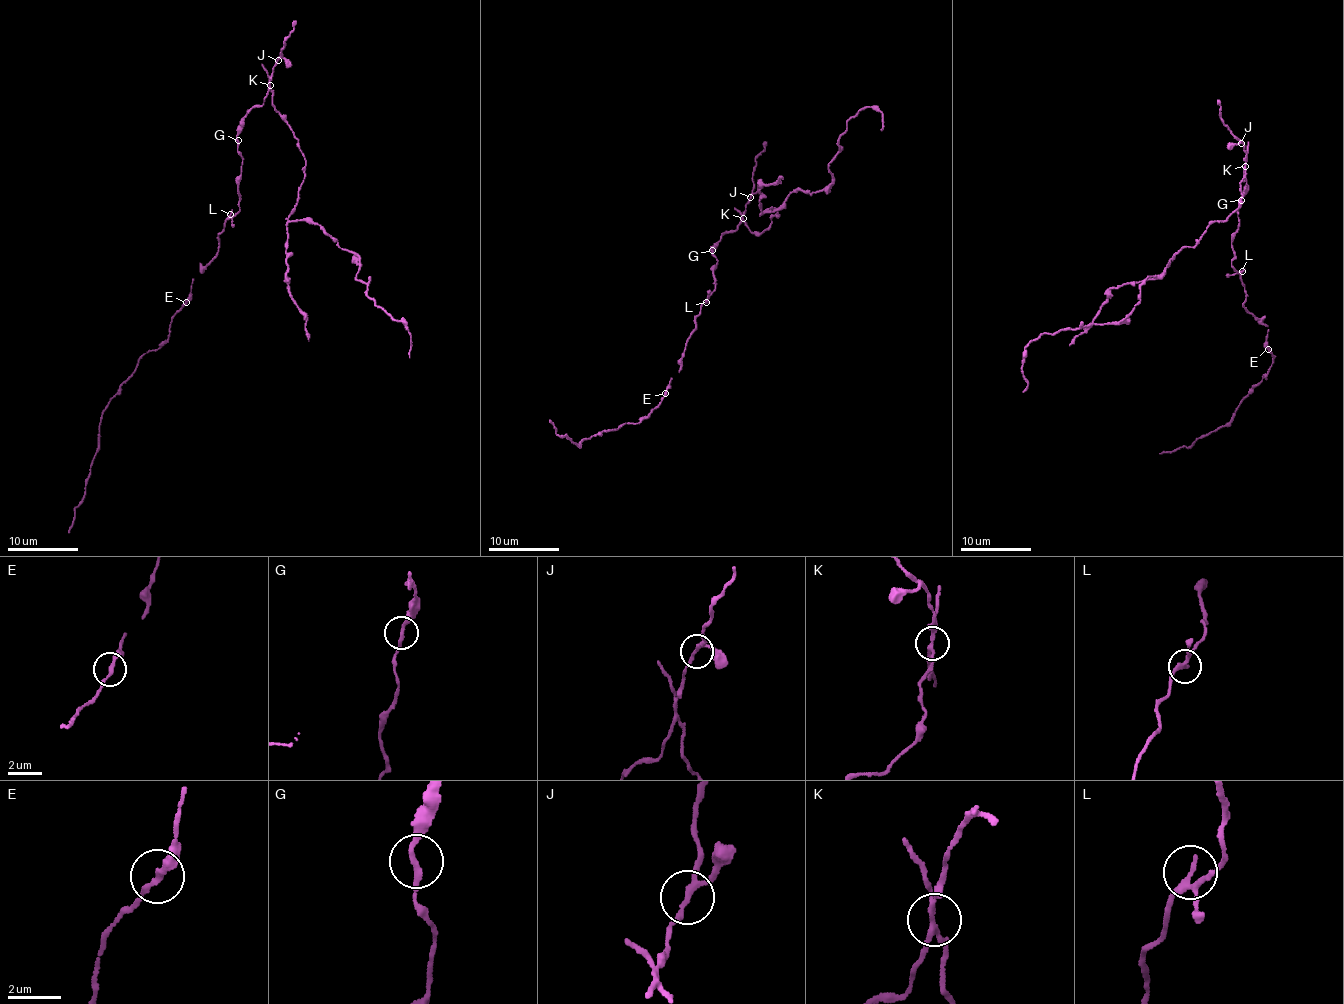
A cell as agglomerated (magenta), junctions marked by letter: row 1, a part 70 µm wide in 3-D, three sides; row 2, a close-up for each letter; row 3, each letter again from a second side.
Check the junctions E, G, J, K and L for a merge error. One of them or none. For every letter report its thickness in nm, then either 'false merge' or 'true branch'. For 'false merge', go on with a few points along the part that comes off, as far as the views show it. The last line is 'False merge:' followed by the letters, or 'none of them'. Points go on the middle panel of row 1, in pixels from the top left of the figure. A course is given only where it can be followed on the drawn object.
E: 180 nm thick; true branch
G: 190 nm thick; true branch
J: 170 nm thick; true branch
K: 170 nm thick; false merge; foreign part runs (742, 218), (755, 234), (792, 192), (826, 189), (838, 136), (861, 109), (881, 112), (882, 130)
L: 190 nm thick; true branch
False merge: K

